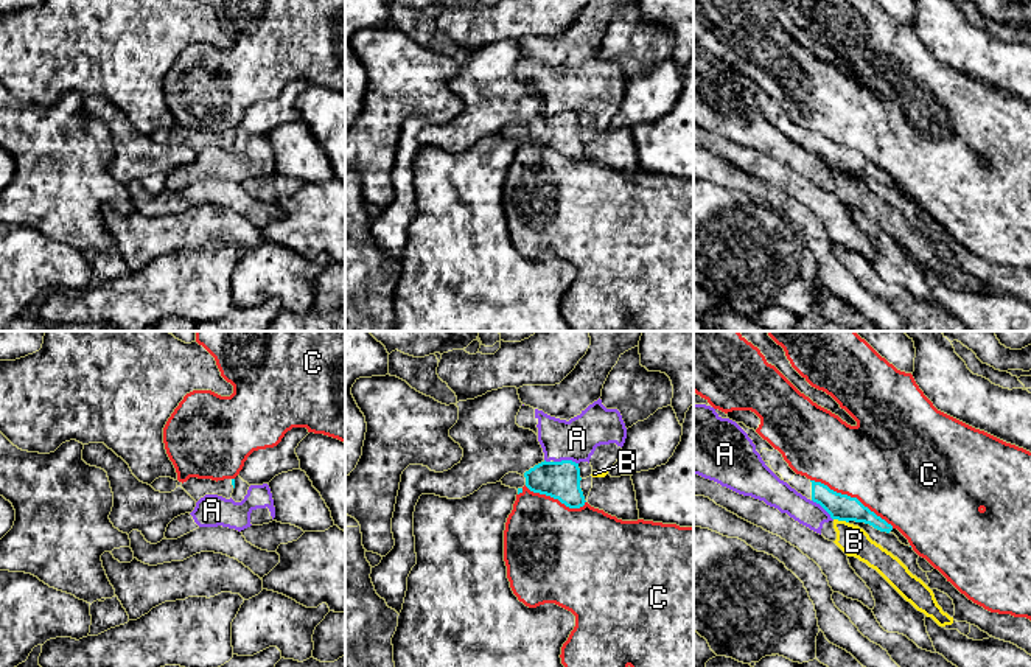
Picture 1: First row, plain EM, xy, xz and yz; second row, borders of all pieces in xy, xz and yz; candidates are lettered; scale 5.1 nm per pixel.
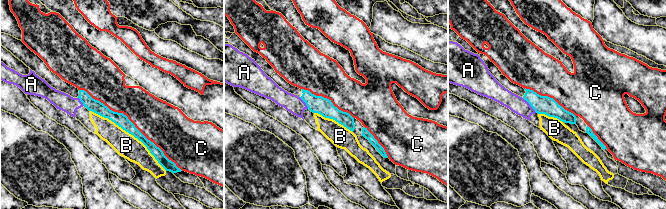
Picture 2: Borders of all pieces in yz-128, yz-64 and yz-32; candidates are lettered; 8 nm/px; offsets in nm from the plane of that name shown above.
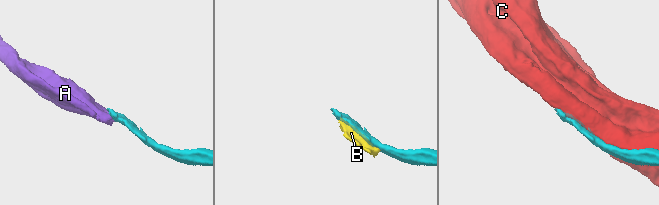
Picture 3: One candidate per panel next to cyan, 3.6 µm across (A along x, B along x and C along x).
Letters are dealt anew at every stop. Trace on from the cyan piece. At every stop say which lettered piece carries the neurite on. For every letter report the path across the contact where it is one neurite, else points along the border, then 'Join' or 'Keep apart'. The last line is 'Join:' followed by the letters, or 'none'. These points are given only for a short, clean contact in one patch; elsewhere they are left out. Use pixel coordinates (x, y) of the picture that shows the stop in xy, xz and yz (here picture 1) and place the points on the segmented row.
A: Boundary: xz (554, 460), (574, 460), (577, 464). Keep apart
B: Keep apart
C: Keep apart
Join: none

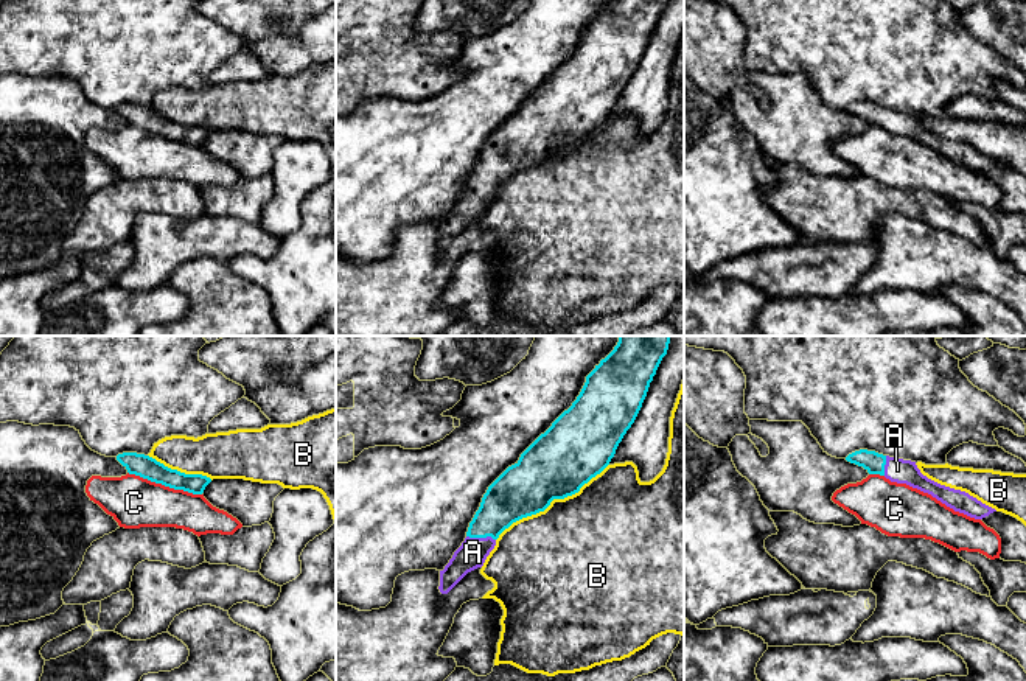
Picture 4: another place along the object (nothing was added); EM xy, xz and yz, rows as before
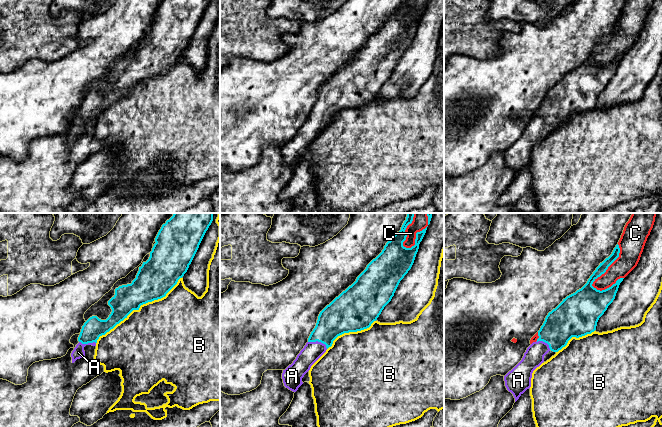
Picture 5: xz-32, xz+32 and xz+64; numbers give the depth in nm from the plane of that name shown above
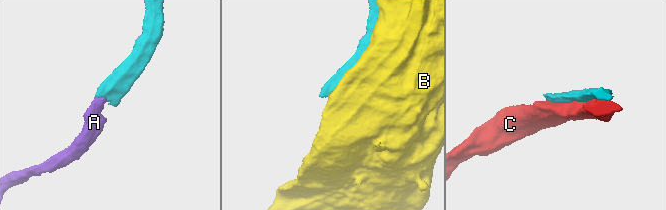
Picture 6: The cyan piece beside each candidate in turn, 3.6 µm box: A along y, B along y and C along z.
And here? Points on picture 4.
A: Path across: xz (509, 498), (481, 537), (473, 552). Join
B: Keep apart
C: Keep apart
Join: A

